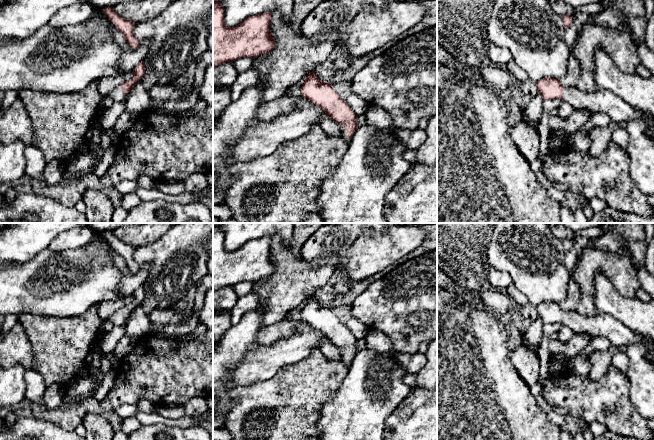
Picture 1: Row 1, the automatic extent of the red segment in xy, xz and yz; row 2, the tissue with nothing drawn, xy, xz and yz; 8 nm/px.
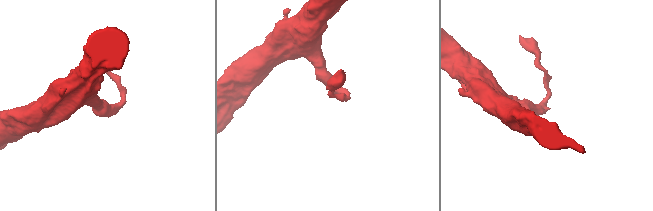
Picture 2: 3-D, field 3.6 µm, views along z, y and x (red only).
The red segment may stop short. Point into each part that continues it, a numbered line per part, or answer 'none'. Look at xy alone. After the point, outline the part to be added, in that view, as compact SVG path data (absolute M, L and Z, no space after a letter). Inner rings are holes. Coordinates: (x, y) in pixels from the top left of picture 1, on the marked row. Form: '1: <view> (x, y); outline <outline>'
1: xy (117, 94); outline M119 85L113 91L111 91L108 96L113 98L115 102L123 101L127 98L127 95L121 90L121 85Z

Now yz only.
1: yz (602, 101); outline M576 86L564 87L562 100L570 103L577 110L588 110L592 114L604 113L616 124L639 119L644 124L645 134L650 139L654 139L649 136L649 128L654 126L654 119L648 114L637 112L611 91L586 92Z

